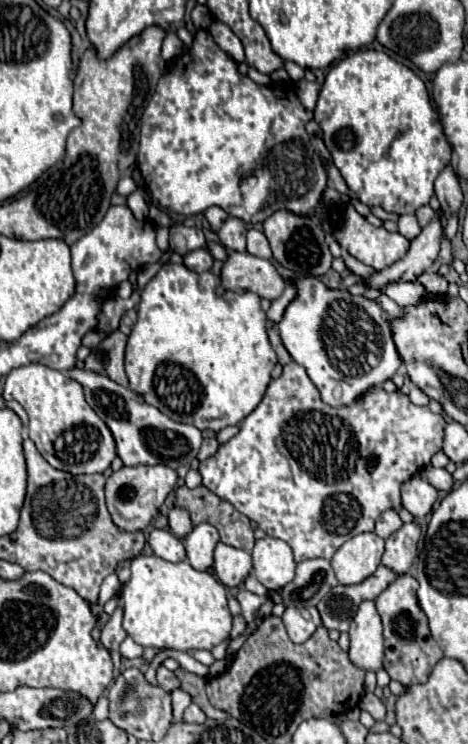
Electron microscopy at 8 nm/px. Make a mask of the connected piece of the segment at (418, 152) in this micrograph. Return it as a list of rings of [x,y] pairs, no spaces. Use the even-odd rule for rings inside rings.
[[[359,50],[359,52],[353,52],[353,54],[345,56],[343,60],[339,60],[329,70],[329,74],[325,78],[325,84],[323,84],[321,92],[319,92],[319,100],[317,100],[317,106],[315,106],[315,120],[317,120],[317,124],[323,130],[323,142],[325,142],[327,150],[331,152],[333,162],[335,162],[337,170],[341,172],[343,180],[357,194],[357,198],[363,204],[367,204],[367,206],[381,206],[383,210],[395,212],[395,214],[411,214],[411,212],[415,212],[417,208],[421,208],[421,206],[425,206],[429,202],[429,198],[433,196],[433,182],[435,182],[435,178],[439,176],[443,166],[447,166],[451,162],[451,146],[449,146],[449,142],[447,142],[447,138],[443,134],[443,128],[441,128],[441,122],[439,122],[439,114],[431,106],[431,100],[429,100],[429,94],[427,94],[427,88],[425,88],[423,80],[413,70],[409,70],[407,66],[395,62],[385,52]]]

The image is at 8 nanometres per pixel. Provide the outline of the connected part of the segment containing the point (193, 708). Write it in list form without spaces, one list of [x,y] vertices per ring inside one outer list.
[[[191,704],[191,706],[185,710],[183,720],[185,720],[185,722],[193,722],[193,724],[201,724],[201,722],[207,720],[207,716],[203,714],[203,710],[201,710],[197,704]]]

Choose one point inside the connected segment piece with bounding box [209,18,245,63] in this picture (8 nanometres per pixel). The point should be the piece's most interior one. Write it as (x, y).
(223, 36)

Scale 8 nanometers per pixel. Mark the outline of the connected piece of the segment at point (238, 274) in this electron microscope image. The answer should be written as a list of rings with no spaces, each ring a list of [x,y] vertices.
[[[229,252],[221,270],[221,284],[233,292],[255,292],[261,298],[277,300],[285,290],[285,280],[275,266],[249,252]]]

